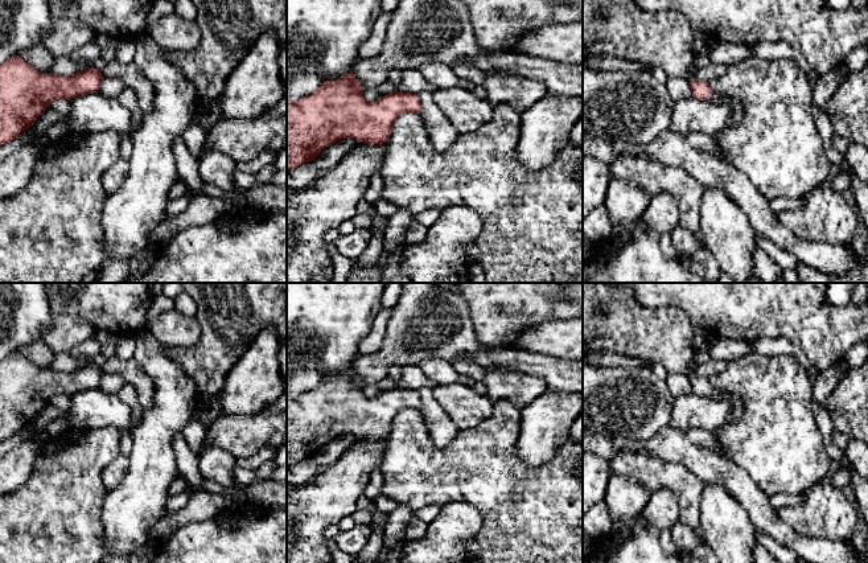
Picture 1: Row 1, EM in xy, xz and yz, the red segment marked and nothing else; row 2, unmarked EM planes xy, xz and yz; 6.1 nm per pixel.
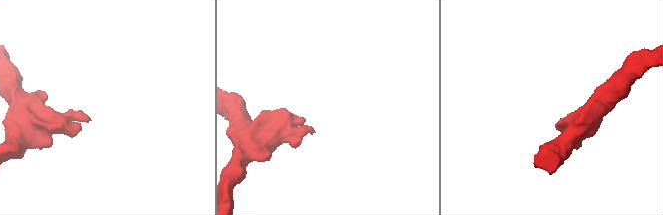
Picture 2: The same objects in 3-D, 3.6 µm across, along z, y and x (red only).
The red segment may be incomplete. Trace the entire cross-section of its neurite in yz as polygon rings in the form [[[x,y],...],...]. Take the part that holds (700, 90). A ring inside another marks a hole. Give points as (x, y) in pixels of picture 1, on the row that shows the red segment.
[[[692,81],[690,83],[690,89],[692,93],[692,98],[708,102],[727,103],[731,107],[732,114],[725,124],[727,130],[736,128],[741,124],[744,118],[744,104],[739,98],[716,94],[712,91],[709,83],[704,81]]]

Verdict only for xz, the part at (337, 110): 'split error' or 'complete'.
complete

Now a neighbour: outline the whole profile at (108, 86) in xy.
[[[103,78],[99,91],[107,96],[119,96],[126,85],[118,78]]]

